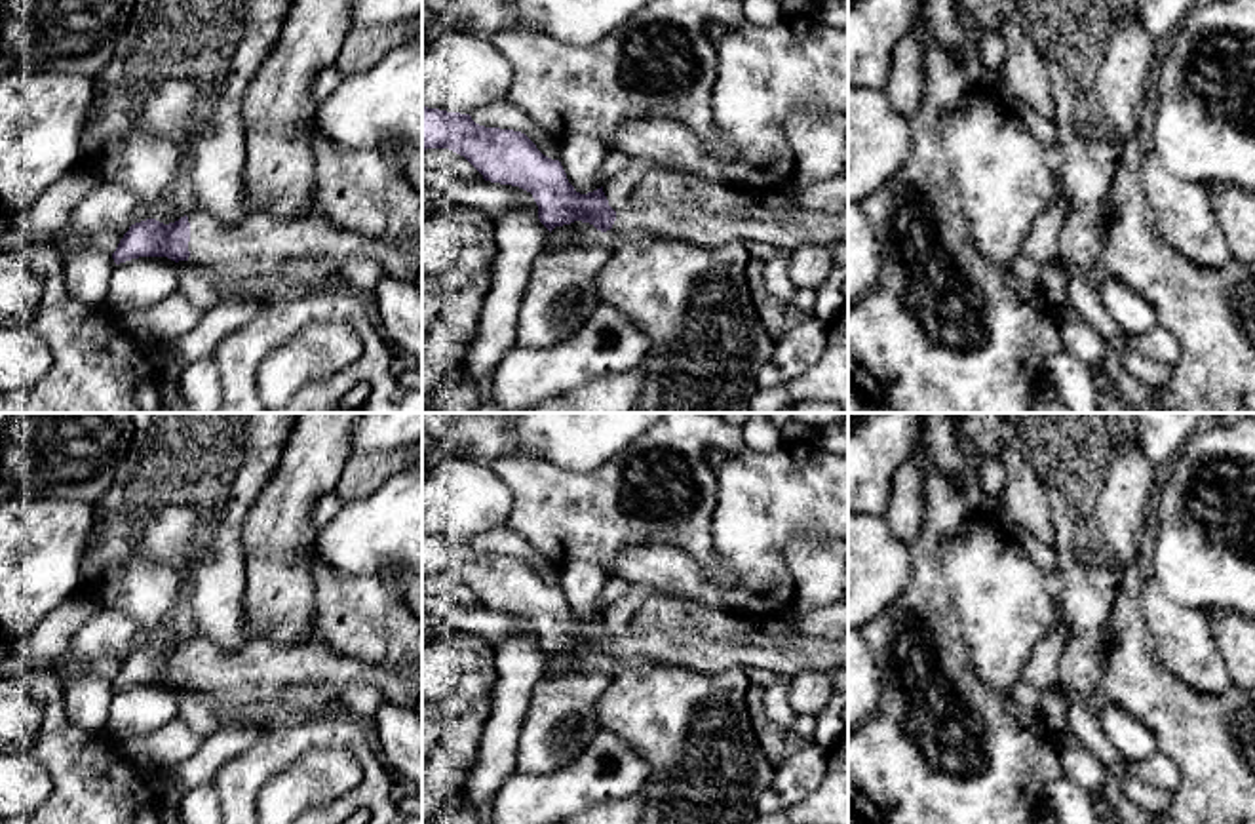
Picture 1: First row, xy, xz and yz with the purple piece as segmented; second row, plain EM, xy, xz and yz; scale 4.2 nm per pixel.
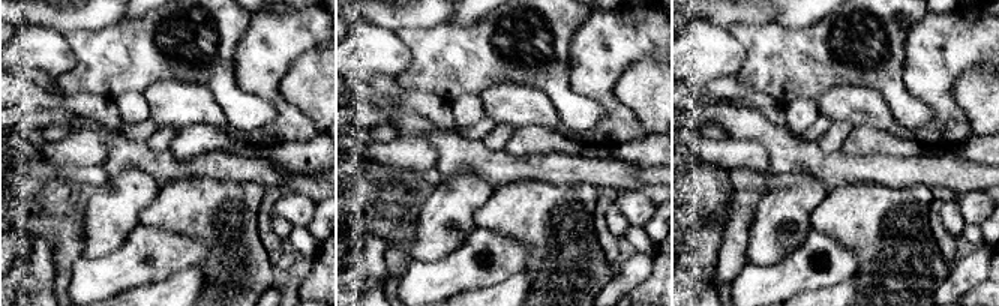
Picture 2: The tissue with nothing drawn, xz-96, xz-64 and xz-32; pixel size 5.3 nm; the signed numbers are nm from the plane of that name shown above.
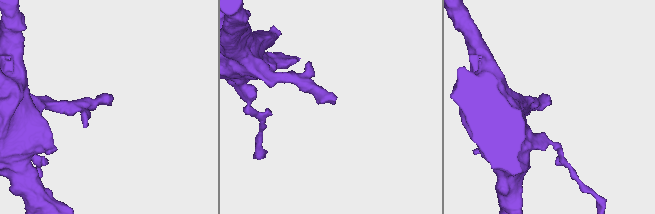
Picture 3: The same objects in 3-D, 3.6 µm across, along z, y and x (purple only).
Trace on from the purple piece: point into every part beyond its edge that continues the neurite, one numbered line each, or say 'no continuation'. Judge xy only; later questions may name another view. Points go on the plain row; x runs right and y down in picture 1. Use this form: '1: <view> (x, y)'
1: xy (255, 672)

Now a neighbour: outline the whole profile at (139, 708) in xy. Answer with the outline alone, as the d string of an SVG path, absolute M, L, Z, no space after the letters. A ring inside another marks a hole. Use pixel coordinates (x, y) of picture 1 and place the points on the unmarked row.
M139 683L116 691L105 731L114 738L150 733L179 717L177 689L167 683Z

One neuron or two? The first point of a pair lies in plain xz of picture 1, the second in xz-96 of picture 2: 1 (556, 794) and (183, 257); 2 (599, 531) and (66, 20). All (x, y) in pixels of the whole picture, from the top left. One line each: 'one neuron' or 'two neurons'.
1: one neuron
2: two neurons

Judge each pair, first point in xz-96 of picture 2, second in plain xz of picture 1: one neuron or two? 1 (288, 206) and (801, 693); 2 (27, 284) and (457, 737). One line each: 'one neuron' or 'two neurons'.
1: one neuron
2: one neuron

